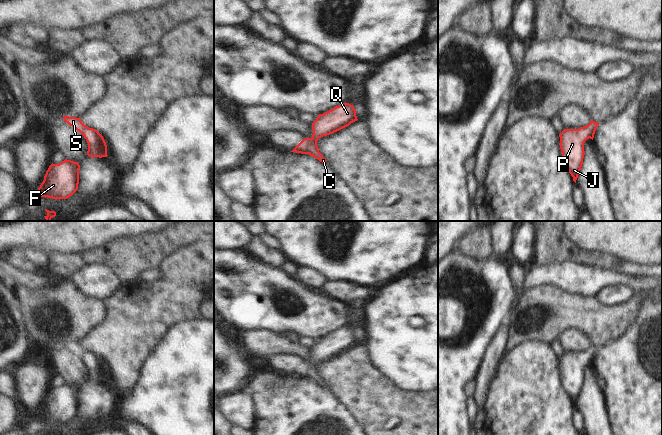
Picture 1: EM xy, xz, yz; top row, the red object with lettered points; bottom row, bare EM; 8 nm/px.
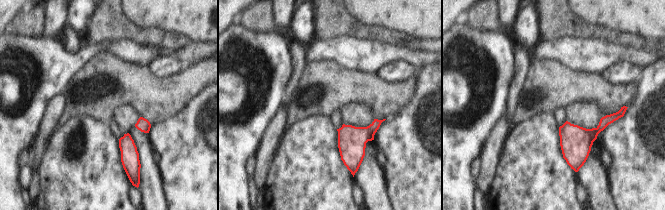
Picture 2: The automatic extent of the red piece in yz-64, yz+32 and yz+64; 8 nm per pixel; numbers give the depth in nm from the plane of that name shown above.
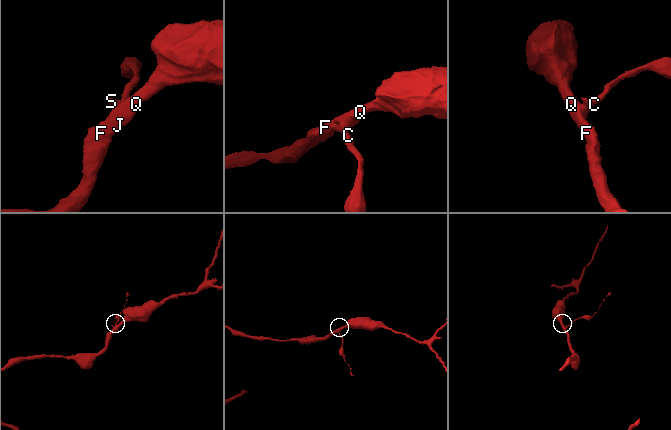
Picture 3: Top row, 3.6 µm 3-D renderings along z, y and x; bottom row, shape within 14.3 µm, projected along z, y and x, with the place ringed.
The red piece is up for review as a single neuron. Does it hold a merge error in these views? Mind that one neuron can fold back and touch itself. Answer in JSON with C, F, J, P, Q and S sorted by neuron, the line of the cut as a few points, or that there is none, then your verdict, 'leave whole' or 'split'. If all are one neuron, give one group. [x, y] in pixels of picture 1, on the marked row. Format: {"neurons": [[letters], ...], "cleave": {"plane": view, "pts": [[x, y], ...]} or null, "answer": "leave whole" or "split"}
{"neurons": [["C", "F", "J", "P", "Q", "S"]], "cleave": null, "answer": "leave whole"}

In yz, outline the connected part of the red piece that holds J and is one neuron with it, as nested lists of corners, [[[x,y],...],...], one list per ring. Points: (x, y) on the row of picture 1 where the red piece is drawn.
[[[591,120],[587,126],[579,129],[564,129],[559,134],[563,163],[575,183],[583,164],[584,143],[589,138],[593,140],[598,125],[599,123]]]

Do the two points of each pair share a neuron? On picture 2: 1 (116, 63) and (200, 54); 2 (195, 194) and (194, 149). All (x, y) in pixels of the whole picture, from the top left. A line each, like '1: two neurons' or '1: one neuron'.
1: two neurons
2: one neuron

